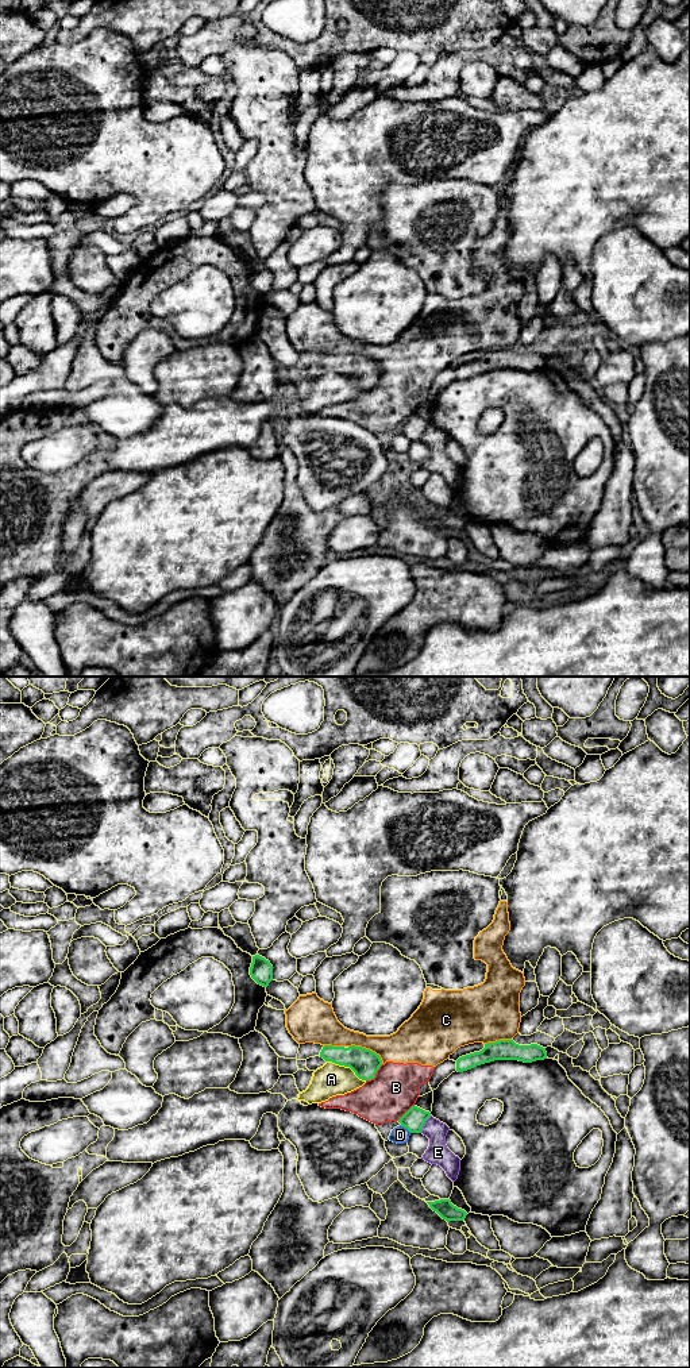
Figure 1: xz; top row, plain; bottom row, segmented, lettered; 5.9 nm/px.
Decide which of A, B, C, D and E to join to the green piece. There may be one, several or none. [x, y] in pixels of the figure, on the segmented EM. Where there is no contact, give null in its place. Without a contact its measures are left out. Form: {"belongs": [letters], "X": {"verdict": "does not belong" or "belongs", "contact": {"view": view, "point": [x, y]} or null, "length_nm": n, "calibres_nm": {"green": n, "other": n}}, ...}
{"belongs": ["E"], "A": {"verdict": "does not belong", "contact": {"view": "xz", "point": [346, 1066]}, "length_nm": 260, "calibres_nm": {"green": 170, "other": 200}}, "B": {"verdict": "does not belong", "contact": {"view": "xz", "point": [374, 1075]}, "length_nm": 140, "calibres_nm": {"green": 170, "other": 280}}, "C": {"verdict": "does not belong", "contact": {"view": "xz", "point": [367, 1049]}, "length_nm": 240, "calibres_nm": {"green": 170, "other": 220}}, "D": {"verdict": "does not belong", "contact": {"view": "xz", "point": [405, 1126]}, "length_nm": 80, "calibres_nm": {"green": 140, "other": 110}}, "E": {"verdict": "belongs", "contact": {"view": "xz", "point": [424, 1122]}, "length_nm": 120, "calibres_nm": {"green": 140, "other": 130}}}

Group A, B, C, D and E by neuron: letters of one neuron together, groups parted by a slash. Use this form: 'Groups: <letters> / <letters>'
Groups: A / B C / D / E

